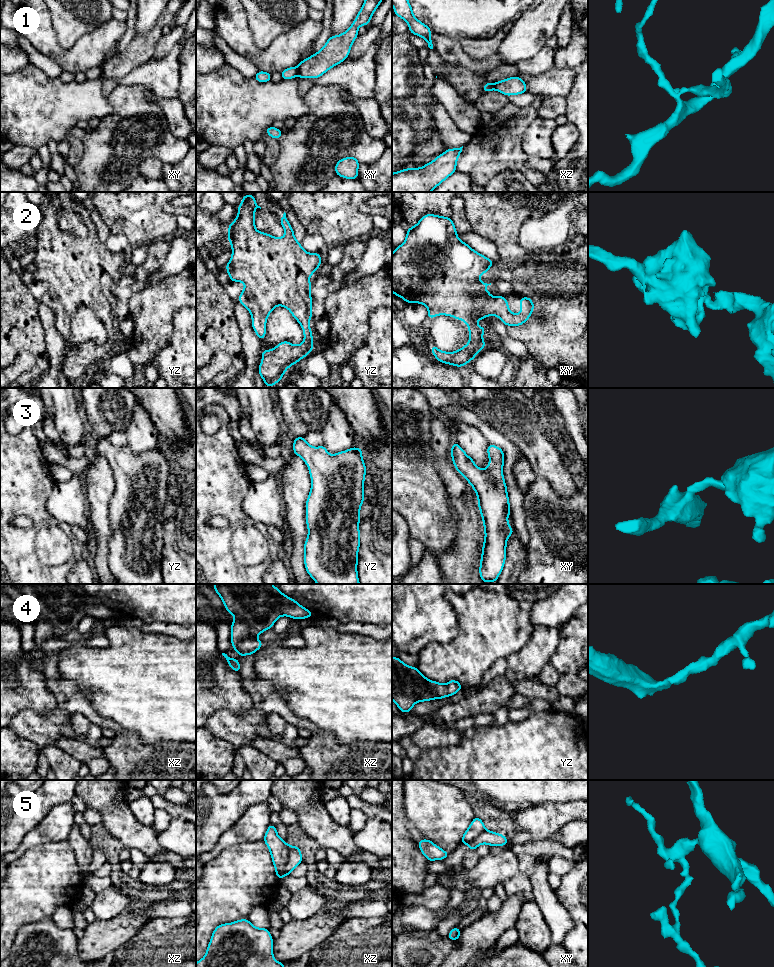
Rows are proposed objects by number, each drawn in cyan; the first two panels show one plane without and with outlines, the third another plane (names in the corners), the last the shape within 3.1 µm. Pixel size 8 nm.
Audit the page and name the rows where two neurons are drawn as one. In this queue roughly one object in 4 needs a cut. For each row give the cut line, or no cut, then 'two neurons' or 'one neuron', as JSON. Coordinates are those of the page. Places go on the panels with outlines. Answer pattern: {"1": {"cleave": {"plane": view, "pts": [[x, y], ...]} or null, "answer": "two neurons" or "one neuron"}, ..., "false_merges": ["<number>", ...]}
{"1": {"cleave": {"plane": "xy", "pts": [[297, 67], [298, 75]]}, "answer": "two neurons"}, "2": {"cleave": {"plane": "xy", "pts": [[492, 297], [479, 310], [479, 319]]}, "answer": "two neurons"}, "3": {"cleave": null, "answer": "one neuron"}, "4": {"cleave": null, "answer": "one neuron"}, "5": {"cleave": {"plane": "xz", "pts": [[285, 843], [288, 856], [285, 867], [286, 874]]}, "answer": "two neurons"}, "false_merges": ["1", "2", "5"]}

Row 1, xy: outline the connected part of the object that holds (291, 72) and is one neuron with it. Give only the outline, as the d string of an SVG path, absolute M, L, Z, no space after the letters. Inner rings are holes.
M289 67L280 73L283 80L292 79L299 75L298 67Z

